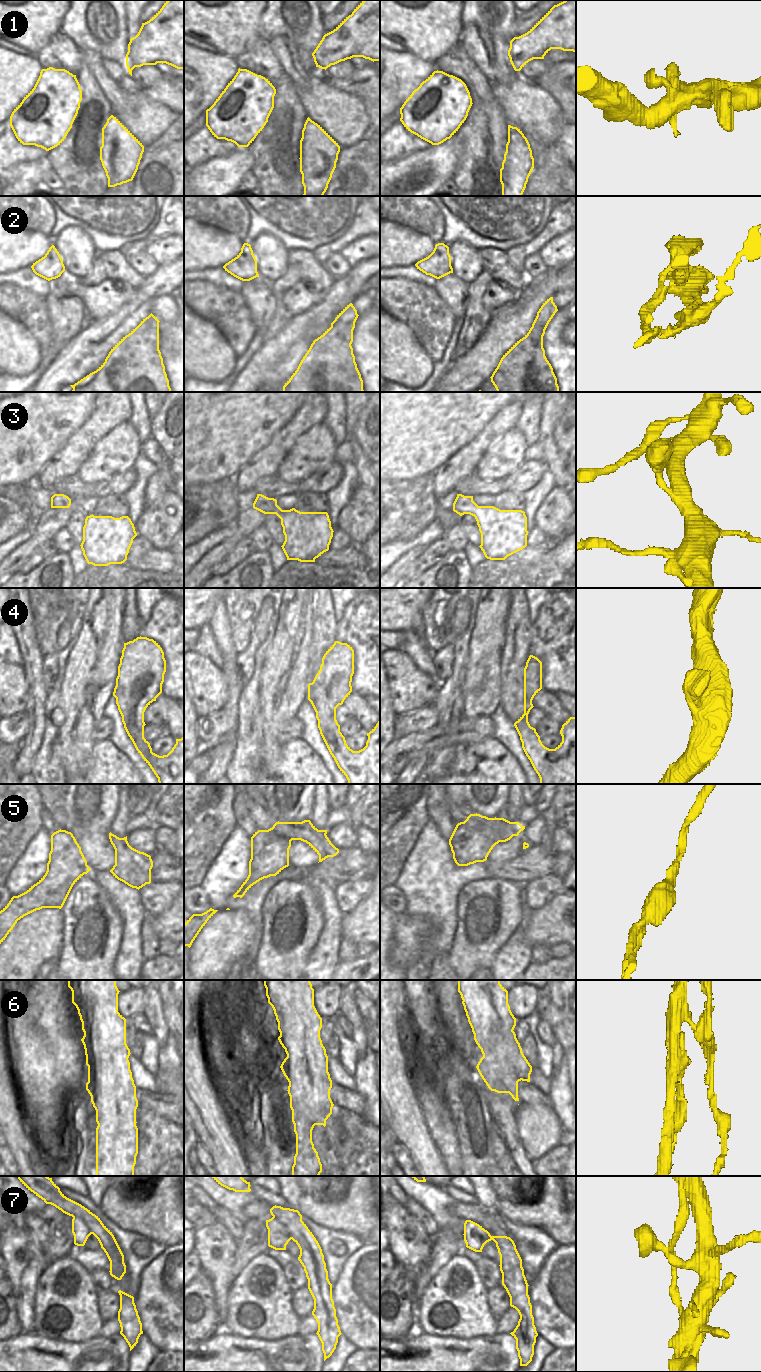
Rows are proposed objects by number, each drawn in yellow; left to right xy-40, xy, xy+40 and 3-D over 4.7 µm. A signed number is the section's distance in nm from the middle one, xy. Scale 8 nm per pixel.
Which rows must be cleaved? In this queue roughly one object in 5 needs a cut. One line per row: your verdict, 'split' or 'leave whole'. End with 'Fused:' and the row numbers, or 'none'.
1: leave whole
2: split
3: leave whole
4: leave whole
5: split
6: split
7: leave whole
Fused: 2, 5, 6

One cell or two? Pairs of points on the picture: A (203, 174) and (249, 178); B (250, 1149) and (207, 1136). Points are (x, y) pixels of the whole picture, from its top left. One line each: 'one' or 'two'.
A: two
B: two

